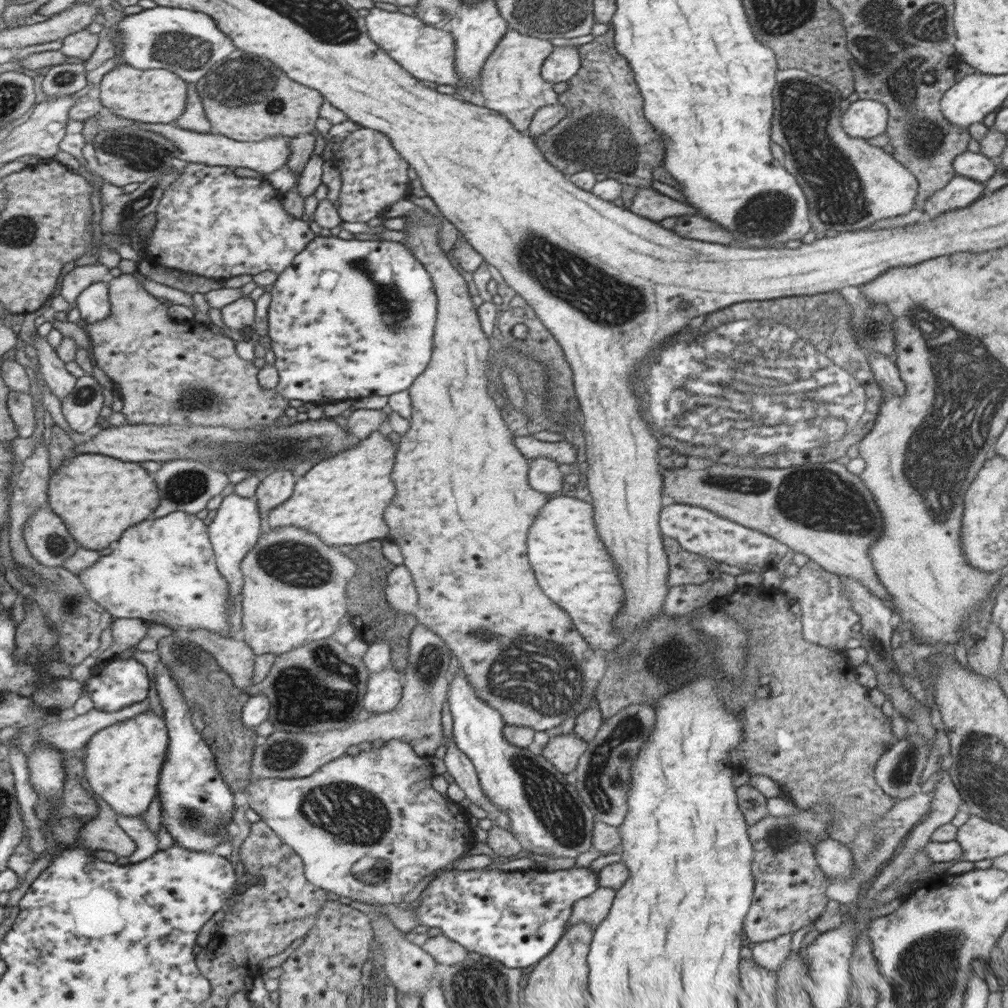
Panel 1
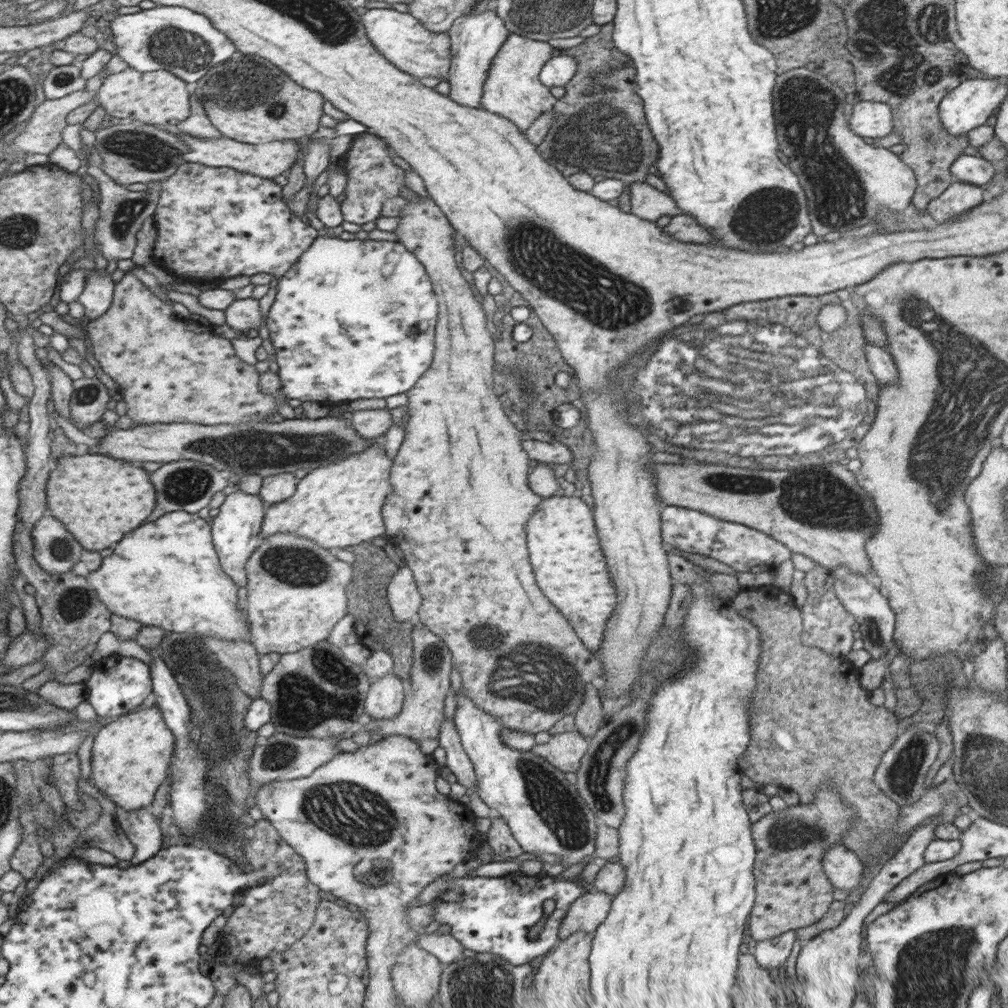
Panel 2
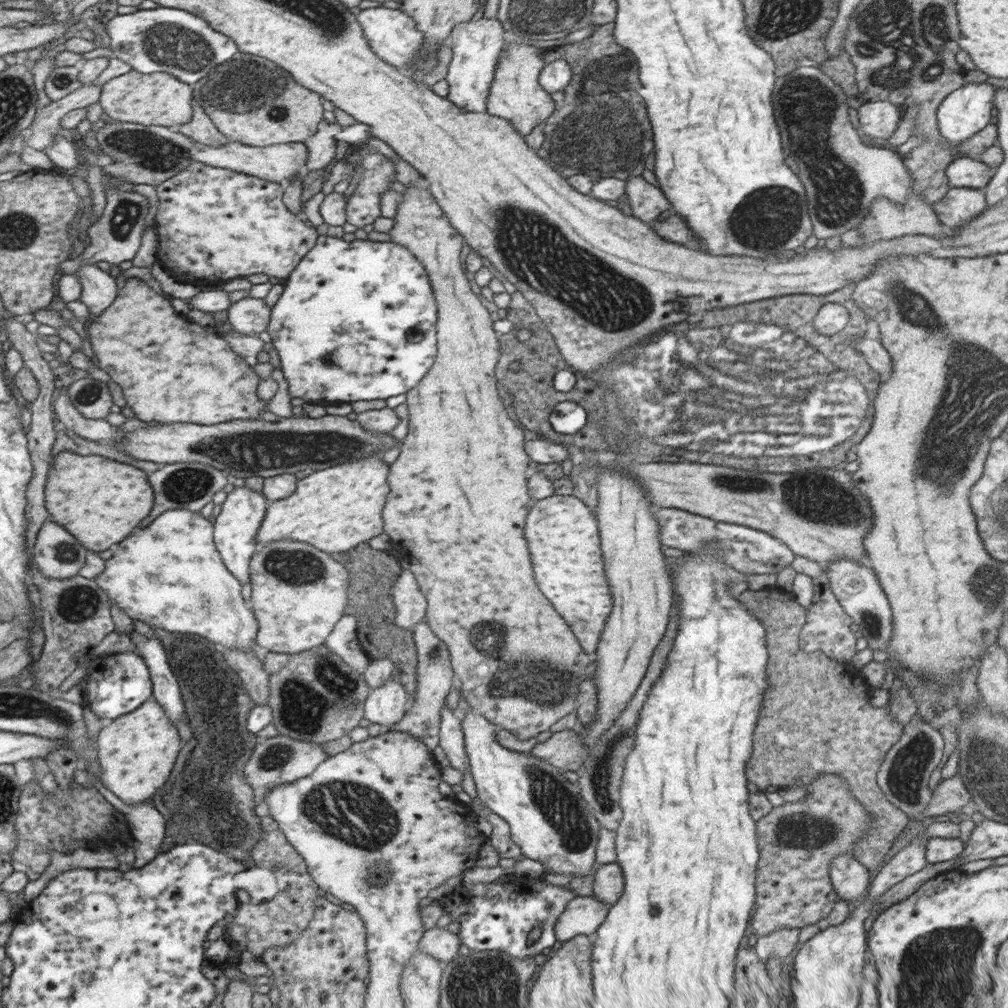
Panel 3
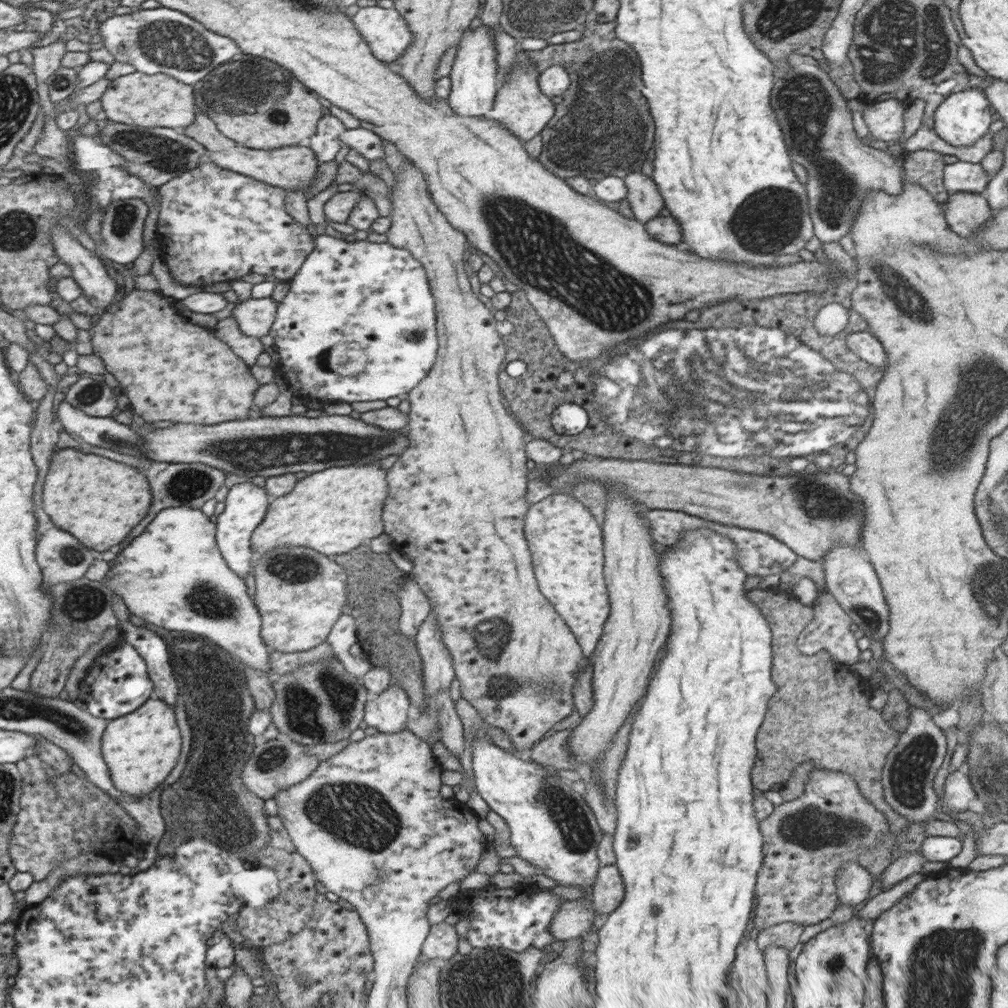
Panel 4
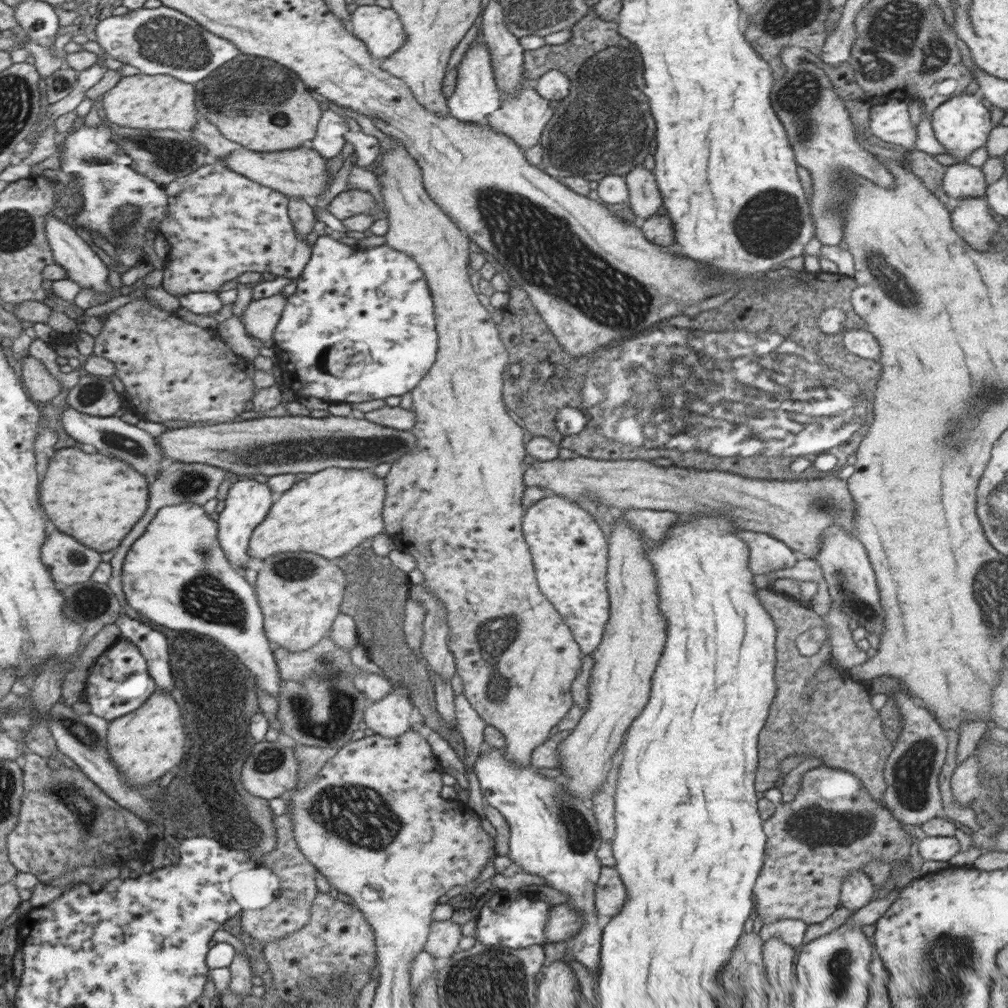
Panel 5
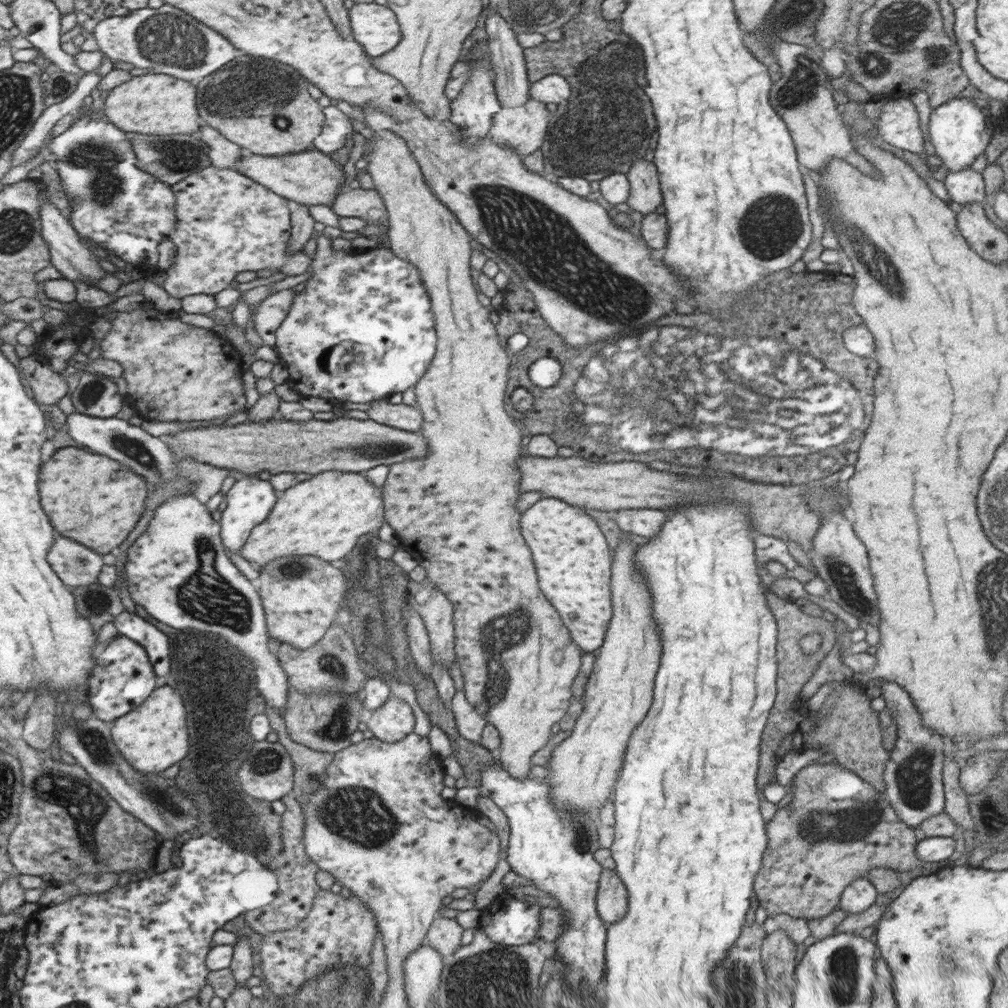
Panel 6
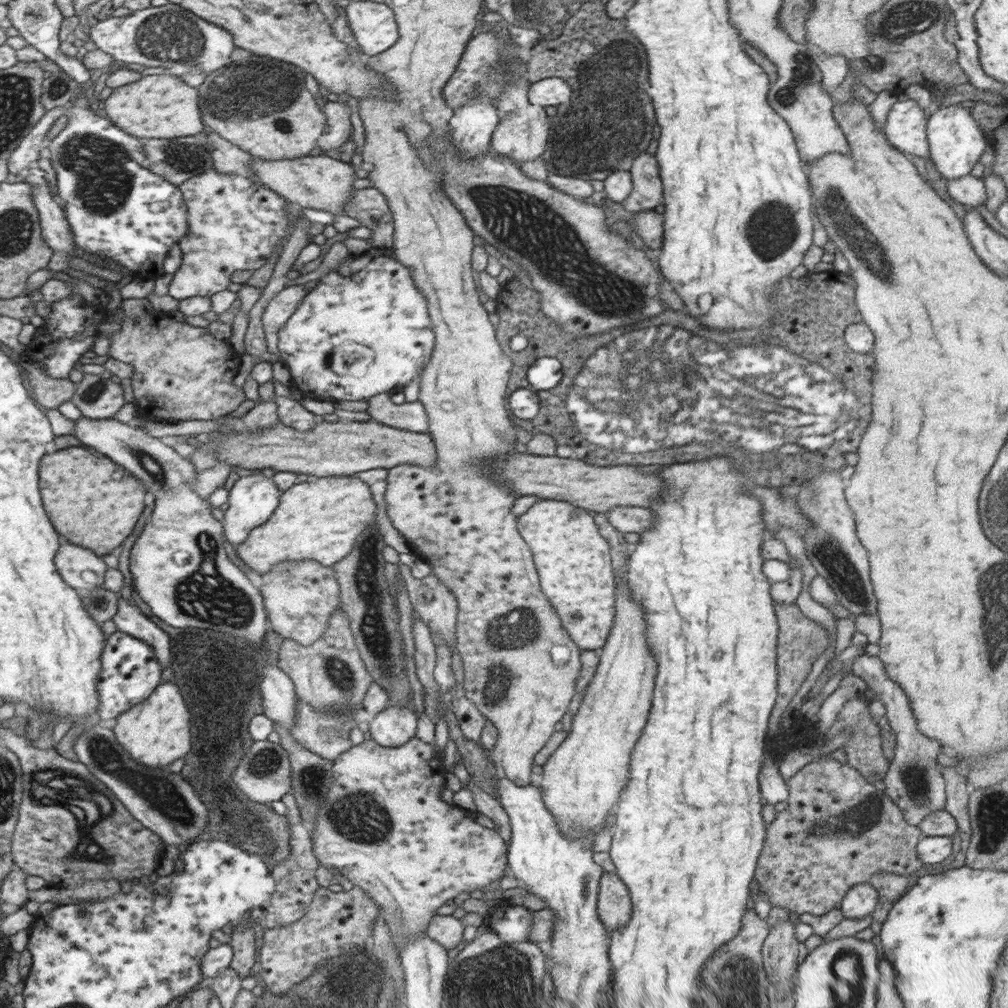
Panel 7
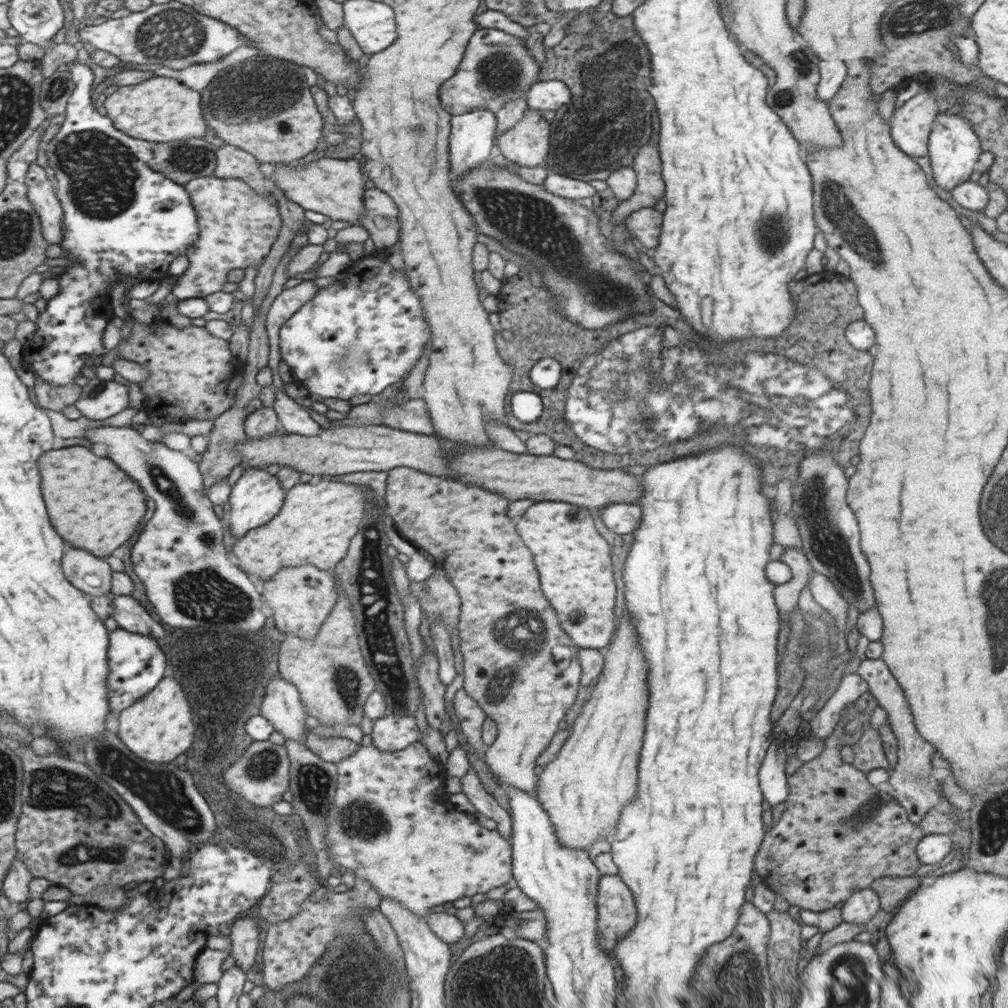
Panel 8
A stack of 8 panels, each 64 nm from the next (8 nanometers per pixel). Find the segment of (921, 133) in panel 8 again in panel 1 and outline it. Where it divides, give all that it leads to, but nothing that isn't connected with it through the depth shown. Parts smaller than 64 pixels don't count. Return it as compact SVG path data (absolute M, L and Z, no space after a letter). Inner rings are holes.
M858 99L843 113L840 128L850 137L874 138L886 133L889 110L876 99Z

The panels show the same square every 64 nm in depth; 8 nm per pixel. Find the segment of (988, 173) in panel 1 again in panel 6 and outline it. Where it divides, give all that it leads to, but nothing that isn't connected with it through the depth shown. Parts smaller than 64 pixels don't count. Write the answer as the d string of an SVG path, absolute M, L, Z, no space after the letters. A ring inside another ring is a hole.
M971 167L958 172L946 172L943 180L952 201L960 204L987 200L985 182L980 172Z

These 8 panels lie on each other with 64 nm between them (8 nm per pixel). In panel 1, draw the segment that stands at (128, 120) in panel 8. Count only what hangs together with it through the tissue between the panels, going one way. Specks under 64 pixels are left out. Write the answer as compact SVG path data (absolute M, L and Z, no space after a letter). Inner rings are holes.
M125 63L120 67L114 67L102 77L96 93L105 112L109 111L111 114L140 123L172 125L186 112L186 88L189 88L189 85L175 71L140 70Z

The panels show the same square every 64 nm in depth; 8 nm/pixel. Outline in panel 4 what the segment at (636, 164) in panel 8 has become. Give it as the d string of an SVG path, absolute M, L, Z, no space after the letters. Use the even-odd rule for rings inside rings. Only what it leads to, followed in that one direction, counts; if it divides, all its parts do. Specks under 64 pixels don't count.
M640 170L628 173L623 179L627 188L627 200L636 220L647 223L658 217L659 212L664 210L665 200L653 178Z

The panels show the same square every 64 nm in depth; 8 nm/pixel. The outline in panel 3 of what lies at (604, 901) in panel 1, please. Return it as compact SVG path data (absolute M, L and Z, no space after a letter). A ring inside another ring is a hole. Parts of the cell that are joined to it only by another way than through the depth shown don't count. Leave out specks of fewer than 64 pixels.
M594 896L574 897L555 922L556 939L564 944L578 934L593 936L607 917L609 908Z

